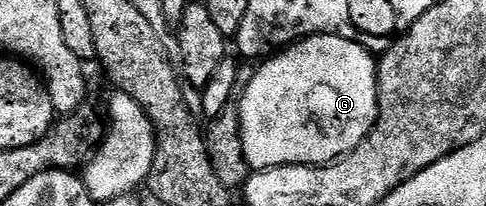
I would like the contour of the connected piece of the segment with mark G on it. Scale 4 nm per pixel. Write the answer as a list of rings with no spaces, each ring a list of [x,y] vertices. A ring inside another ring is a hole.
[[[306,36],[266,59],[240,103],[242,150],[248,167],[324,166],[355,151],[377,121],[378,65],[374,53],[338,36]]]

